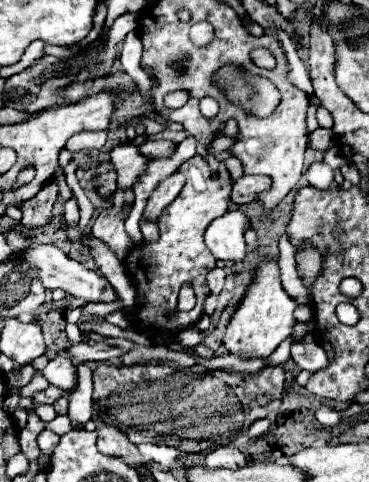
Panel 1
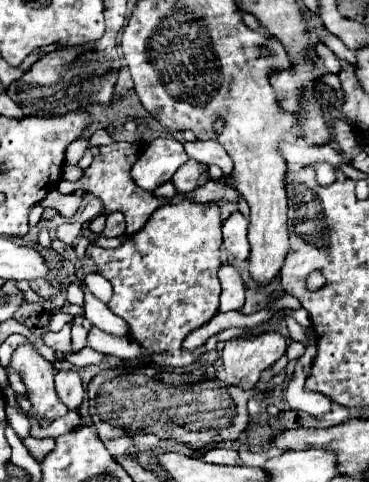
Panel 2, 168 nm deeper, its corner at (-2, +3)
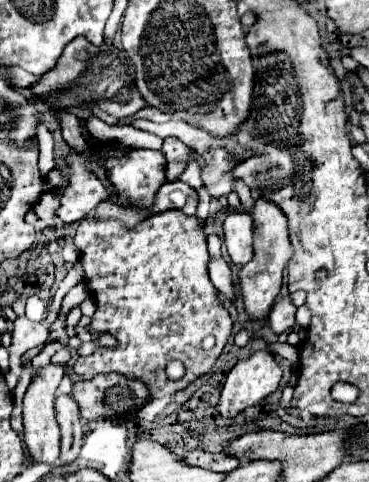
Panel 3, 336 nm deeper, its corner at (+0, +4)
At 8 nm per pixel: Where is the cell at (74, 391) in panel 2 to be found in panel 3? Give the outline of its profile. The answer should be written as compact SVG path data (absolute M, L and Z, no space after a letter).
M58 396L56 398L56 420L60 426L60 464L72 464L80 456L82 446L82 422L78 404L74 404L72 396Z

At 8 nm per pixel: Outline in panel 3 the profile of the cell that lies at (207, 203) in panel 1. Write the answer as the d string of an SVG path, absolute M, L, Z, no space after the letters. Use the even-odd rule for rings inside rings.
M160 212L160 214L154 214L154 216L150 216L148 220L140 222L140 224L134 226L134 228L126 228L120 220L102 220L102 222L96 222L94 218L86 218L86 220L80 222L80 226L78 226L78 230L76 230L76 242L74 242L74 244L82 250L82 260L80 260L80 262L82 262L84 270L86 270L86 286L88 286L88 290L90 290L90 296L92 296L94 302L96 302L96 314L92 316L92 322L90 322L88 330L90 330L90 334L92 334L94 338L98 336L98 332L100 332L100 334L102 334L102 332L108 332L108 334L112 334L112 336L118 340L116 348L100 348L100 350L96 350L94 354L90 354L90 356L86 356L86 358L76 358L74 364L72 364L72 368L74 368L74 372L76 372L78 376L82 376L82 378L94 378L94 376L100 374L100 372L118 372L118 374L124 374L126 378L142 380L142 382L148 386L150 398L162 398L162 396L166 396L166 394L170 394L170 392L184 390L190 382L194 382L196 378L200 378L200 376L204 376L204 374L210 372L212 364L218 360L218 356L222 354L222 348L226 346L226 342L228 342L228 338L230 338L230 334L232 334L232 318L230 318L230 314L226 312L226 308L220 306L220 302L218 302L218 298L216 298L218 292L216 292L216 288L212 286L212 282L210 282L210 278L208 278L208 260L210 260L210 256L208 256L208 250L206 250L206 234L204 234L204 228L198 226L198 218L196 218L196 216L190 218L190 216L186 216L184 212ZM210 336L212 336L214 342L212 342L212 344L206 344L204 340L210 338ZM172 358L182 360L184 366L186 366L186 376L184 376L182 380L176 380L176 382L168 380L168 378L166 378L166 372L164 372L166 364L168 364Z

